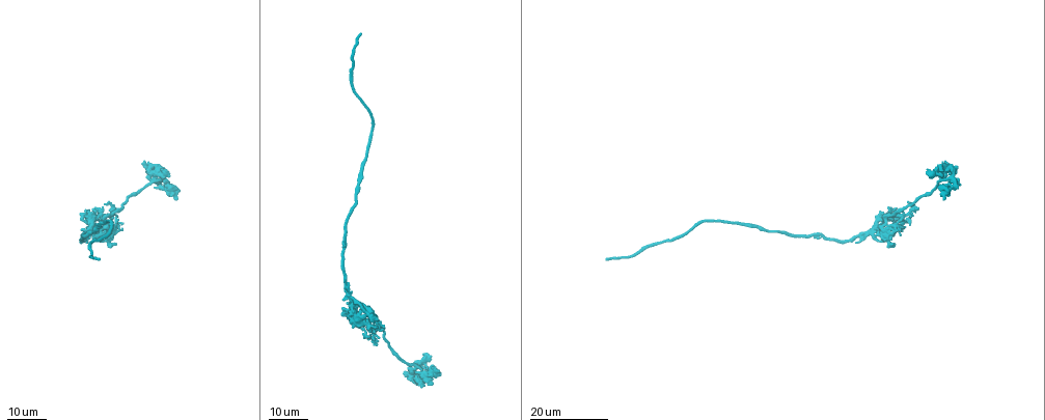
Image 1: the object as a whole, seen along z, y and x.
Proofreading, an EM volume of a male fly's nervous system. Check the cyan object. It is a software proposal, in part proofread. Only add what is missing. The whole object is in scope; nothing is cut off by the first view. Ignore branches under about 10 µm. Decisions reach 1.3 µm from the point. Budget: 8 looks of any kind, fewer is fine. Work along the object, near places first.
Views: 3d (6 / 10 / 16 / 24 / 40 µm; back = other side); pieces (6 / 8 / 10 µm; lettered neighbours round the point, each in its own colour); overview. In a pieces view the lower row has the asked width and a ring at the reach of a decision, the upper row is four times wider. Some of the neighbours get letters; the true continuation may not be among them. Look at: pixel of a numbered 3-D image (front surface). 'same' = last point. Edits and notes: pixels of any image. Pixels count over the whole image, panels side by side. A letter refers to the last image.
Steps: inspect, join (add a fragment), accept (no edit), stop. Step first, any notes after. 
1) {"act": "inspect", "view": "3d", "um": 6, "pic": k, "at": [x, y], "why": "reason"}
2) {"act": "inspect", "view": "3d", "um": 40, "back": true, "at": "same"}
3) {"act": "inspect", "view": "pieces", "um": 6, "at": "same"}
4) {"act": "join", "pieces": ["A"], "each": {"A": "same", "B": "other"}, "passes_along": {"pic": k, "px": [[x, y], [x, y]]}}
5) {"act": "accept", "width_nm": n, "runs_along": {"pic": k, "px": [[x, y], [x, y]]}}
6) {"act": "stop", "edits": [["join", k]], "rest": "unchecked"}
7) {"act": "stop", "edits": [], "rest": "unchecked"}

{"act": "inspect", "view": "3d", "um": 24, "pic": 1, "at": [106, 204], "why": "branch stops here"}

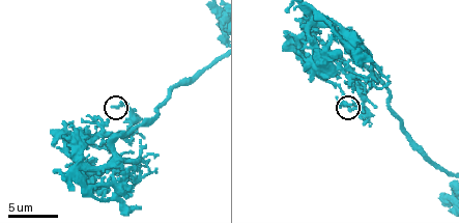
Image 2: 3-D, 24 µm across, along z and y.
{"act": "inspect", "view": "pieces", "um": 6, "pic": 2, "at": [112, 106]}

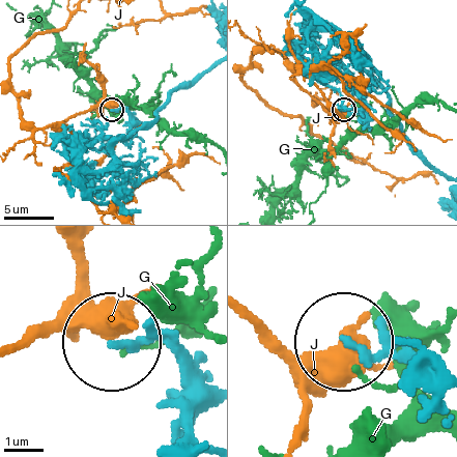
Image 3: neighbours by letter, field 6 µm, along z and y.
{"act": "accept", "each": {"G": "other", "J": "other"}, "runs_along": {"pic": 3, "px": [[417, 355], [350, 342]]}, "found": "none of them fits"}

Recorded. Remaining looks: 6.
{"act": "inspect", "view": "3d", "um": 16, "pic": 1, "at": [957, 167], "why": "free end"}

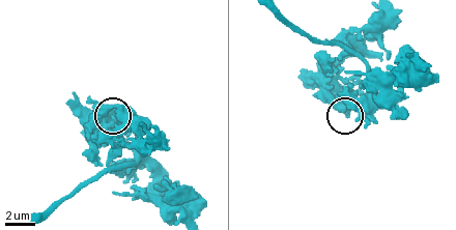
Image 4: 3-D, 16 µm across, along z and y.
{"act": "inspect", "view": "3d", "um": 6, "pic": 4, "at": [349, 115], "why": "closer look"}

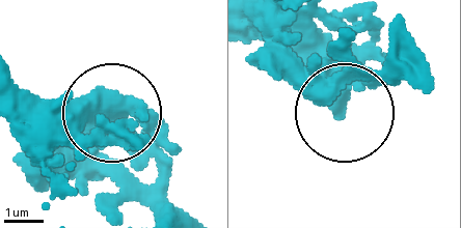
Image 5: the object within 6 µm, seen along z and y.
{"act": "inspect", "view": "pieces", "um": 8, "pic": 5, "at": [336, 114], "why": "what lies round it"}

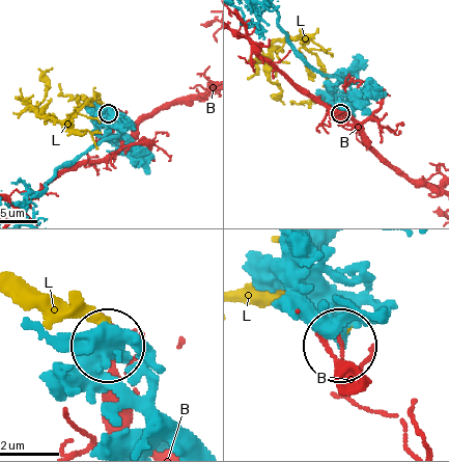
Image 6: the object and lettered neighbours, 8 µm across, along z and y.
{"act": "accept", "each": {"B": "other", "L": "other"}, "found": "none of them fits"}

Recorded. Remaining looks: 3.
{"act": "inspect", "view": "pieces", "um": 8, "pic": 2, "at": [154, 169], "why": "tapers out"}

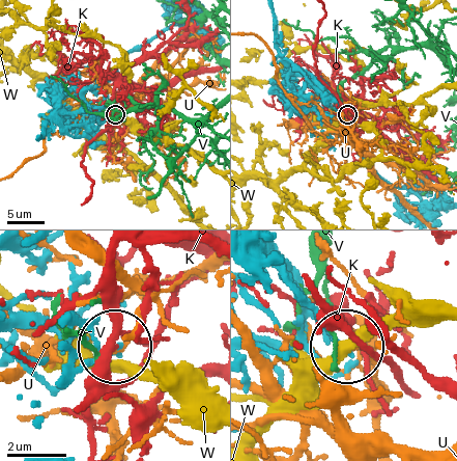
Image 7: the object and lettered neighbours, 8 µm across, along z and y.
{"act": "accept", "width_nm": 200, "each": {"K": "other", "U": "other", "V": "other", "W": "other"}, "found": "none of them fits"}

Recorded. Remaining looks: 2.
{"act": "inspect", "view": "pieces", "um": 8, "pic": 2, "at": [332, 38], "why": "branch stops here"}

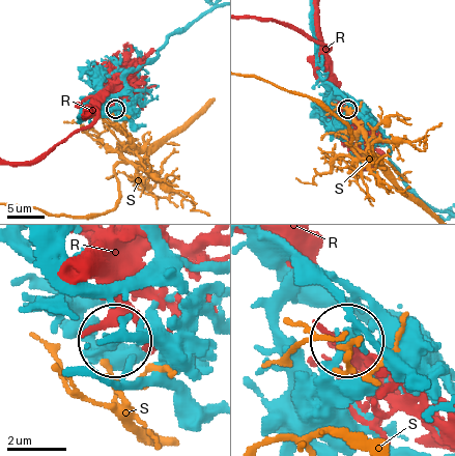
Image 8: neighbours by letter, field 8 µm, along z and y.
{"act": "accept", "each": {"R": "other", "S": "other"}, "found": "no lettered fragment goes on from it"}

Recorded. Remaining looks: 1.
{"act": "stop", "edits": [], "rest": "unchecked"}

